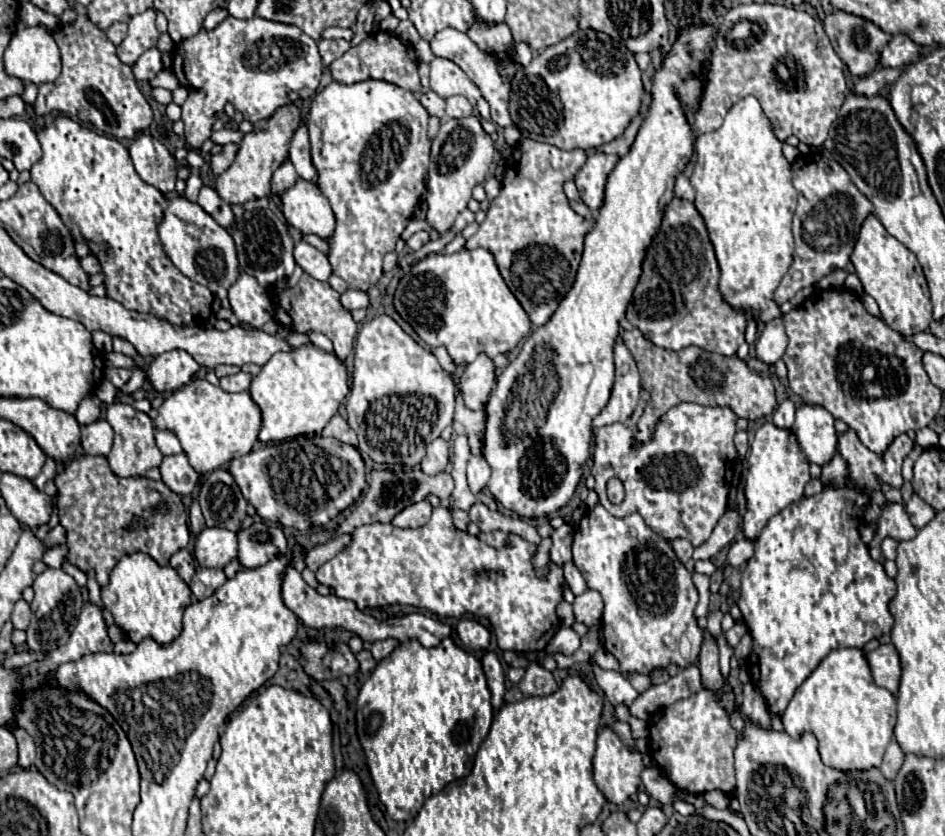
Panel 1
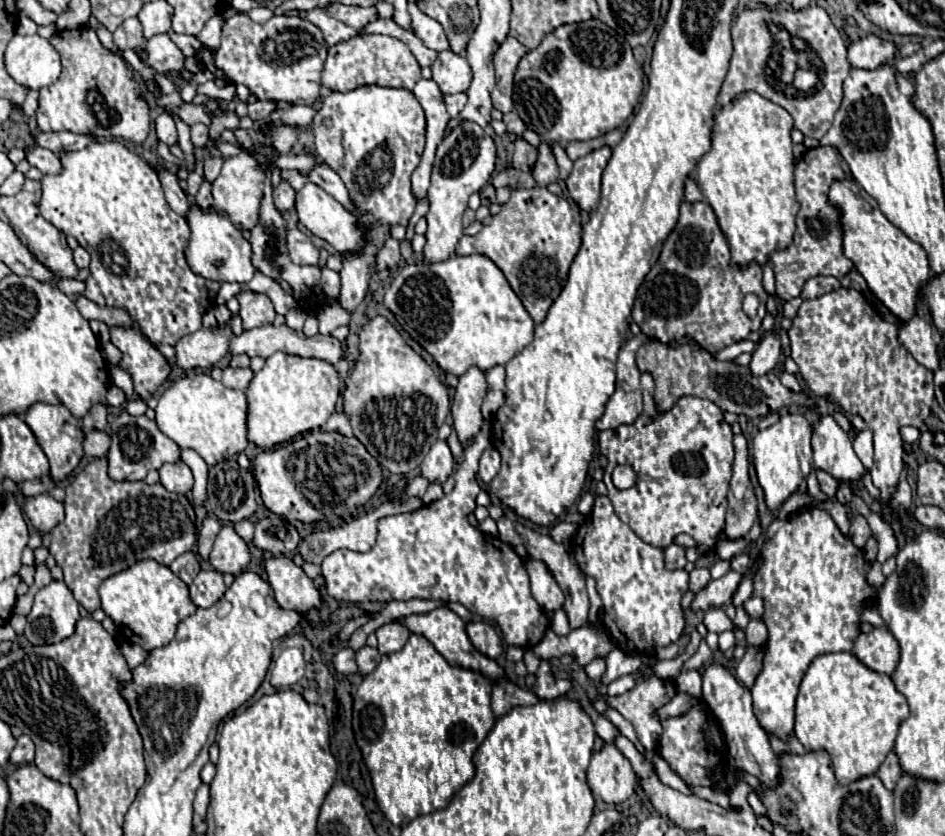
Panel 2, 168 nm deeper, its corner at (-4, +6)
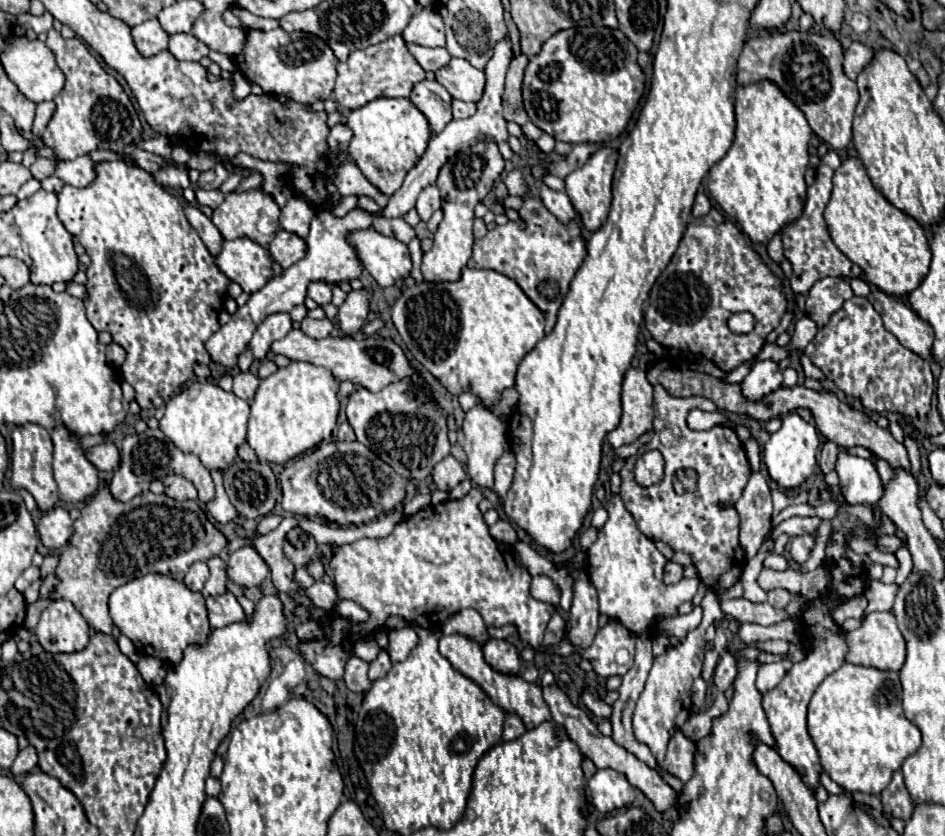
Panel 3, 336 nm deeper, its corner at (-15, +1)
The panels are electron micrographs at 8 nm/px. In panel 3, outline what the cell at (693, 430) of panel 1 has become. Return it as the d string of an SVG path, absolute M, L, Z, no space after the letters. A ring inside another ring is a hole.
M660 384L654 386L654 402L658 402L658 416L664 414L666 424L678 424L682 430L682 438L676 446L662 446L658 434L648 442L646 450L660 450L664 456L664 480L656 484L656 488L644 488L634 490L634 462L638 460L638 454L630 456L624 467L620 470L622 486L620 486L620 498L626 506L626 510L634 516L638 530L648 536L650 540L662 540L672 550L684 550L692 556L700 580L710 586L712 590L724 590L724 586L732 586L742 574L742 568L746 564L744 550L738 544L738 514L734 510L736 500L740 498L750 466L744 452L744 444L736 436L734 430L728 426L712 426L706 432L694 432L686 426L686 414L692 408L714 412L716 404L708 398L674 398L670 396ZM682 468L692 468L698 474L698 482L694 490L686 490L678 494L672 486L674 474Z

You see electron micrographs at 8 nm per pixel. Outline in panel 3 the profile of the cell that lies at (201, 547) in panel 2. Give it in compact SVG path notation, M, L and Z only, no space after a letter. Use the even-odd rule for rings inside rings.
M212 556L208 562L210 568L210 578L202 590L204 596L216 596L226 590L226 564L220 556Z

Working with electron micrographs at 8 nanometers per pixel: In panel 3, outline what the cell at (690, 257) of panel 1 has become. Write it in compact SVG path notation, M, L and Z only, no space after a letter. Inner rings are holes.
M710 210L710 214L688 224L676 254L650 292L644 324L658 344L700 352L722 370L732 372L760 352L766 334L786 314L786 298L780 284L736 224L718 210ZM736 312L750 312L756 318L750 334L730 332L728 318Z

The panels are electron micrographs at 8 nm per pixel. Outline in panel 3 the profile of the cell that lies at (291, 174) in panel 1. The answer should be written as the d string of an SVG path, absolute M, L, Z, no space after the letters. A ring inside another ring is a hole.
M294 196L282 208L280 226L286 232L292 232L292 234L298 234L298 236L306 238L308 236L308 230L310 230L310 222L312 222L314 216L316 216L314 208L304 198Z

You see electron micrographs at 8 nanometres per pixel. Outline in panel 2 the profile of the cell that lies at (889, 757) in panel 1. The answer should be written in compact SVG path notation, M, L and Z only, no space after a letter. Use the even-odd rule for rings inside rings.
M891 751L891 753L887 755L887 759L881 763L881 767L879 767L879 771L877 771L877 777L881 779L881 783L883 783L889 791L893 791L895 785L897 785L897 781L901 779L901 775L903 775L903 771L901 771L901 767L899 767L899 759L897 759L897 755Z

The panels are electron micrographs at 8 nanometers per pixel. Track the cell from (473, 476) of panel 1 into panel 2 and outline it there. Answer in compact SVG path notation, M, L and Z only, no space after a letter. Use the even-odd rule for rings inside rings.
M489 445L483 451L481 461L479 461L479 477L483 479L483 483L491 483L491 479L499 471L499 465L501 465L501 455L499 455L499 451L493 445Z

